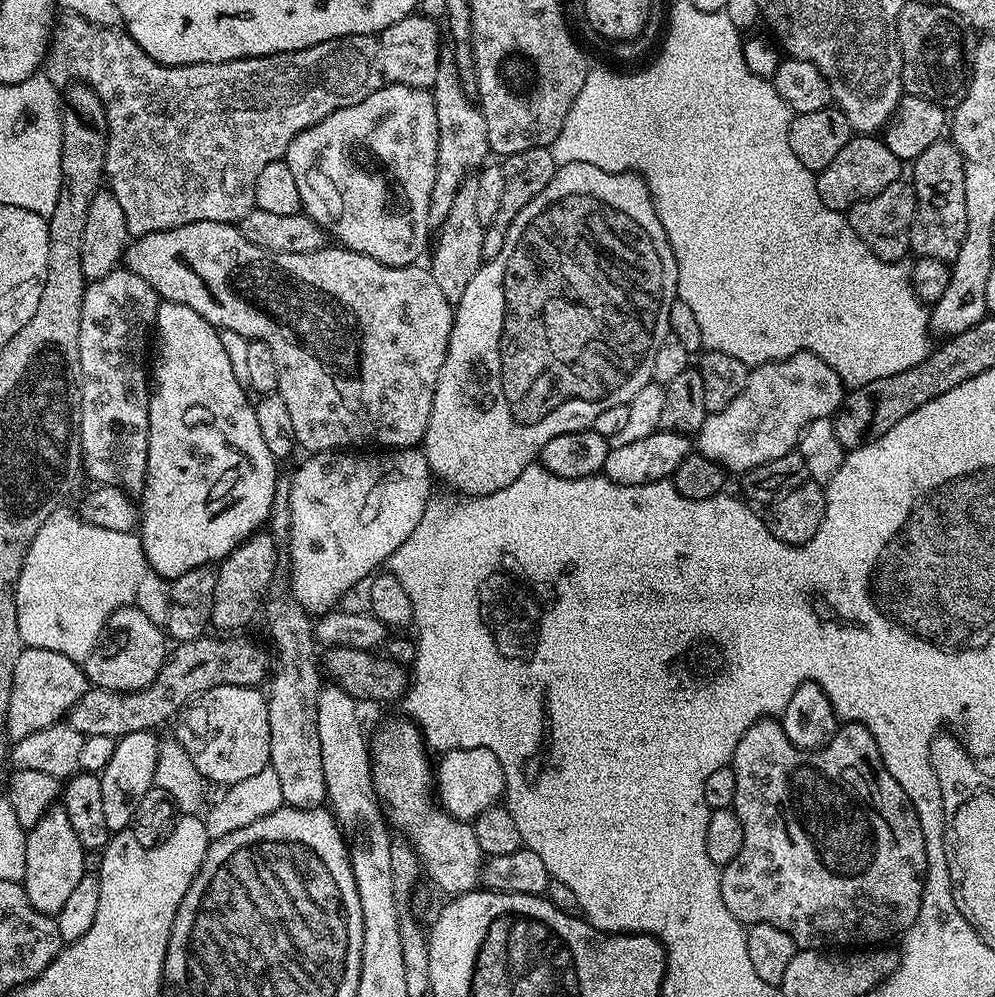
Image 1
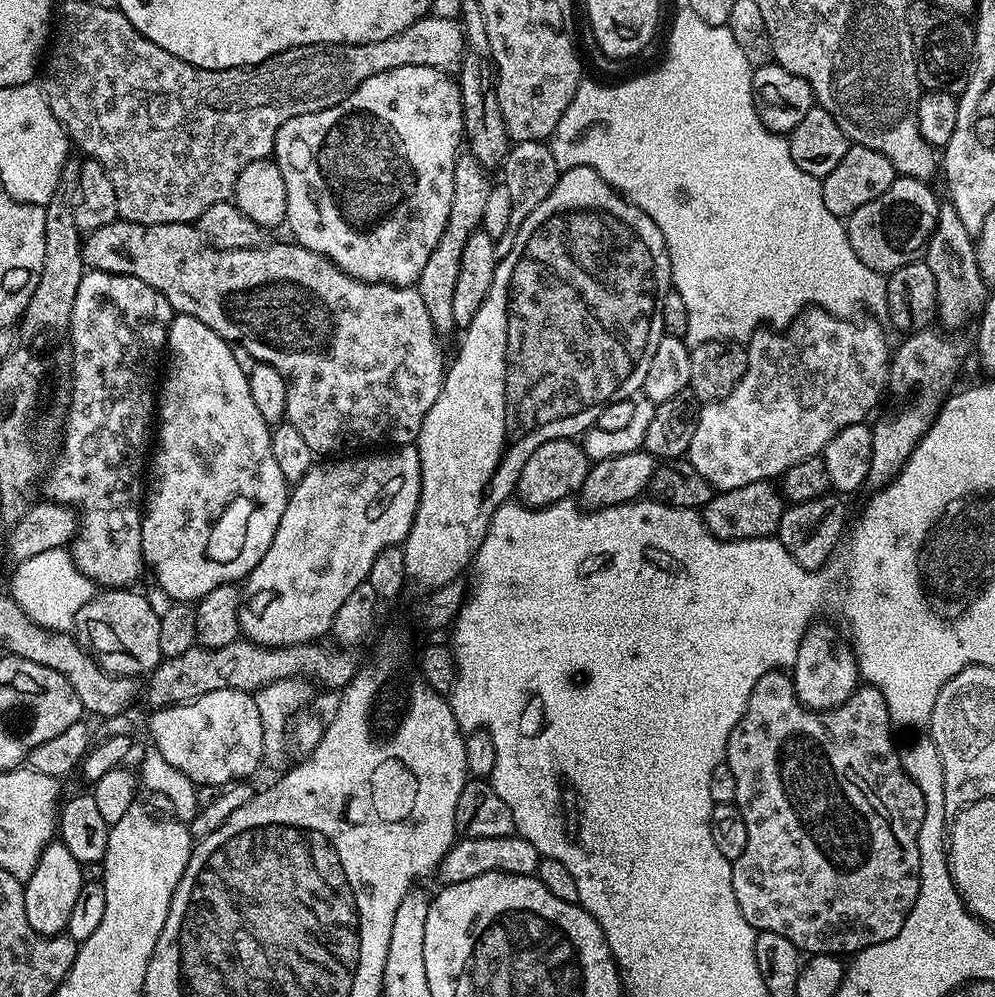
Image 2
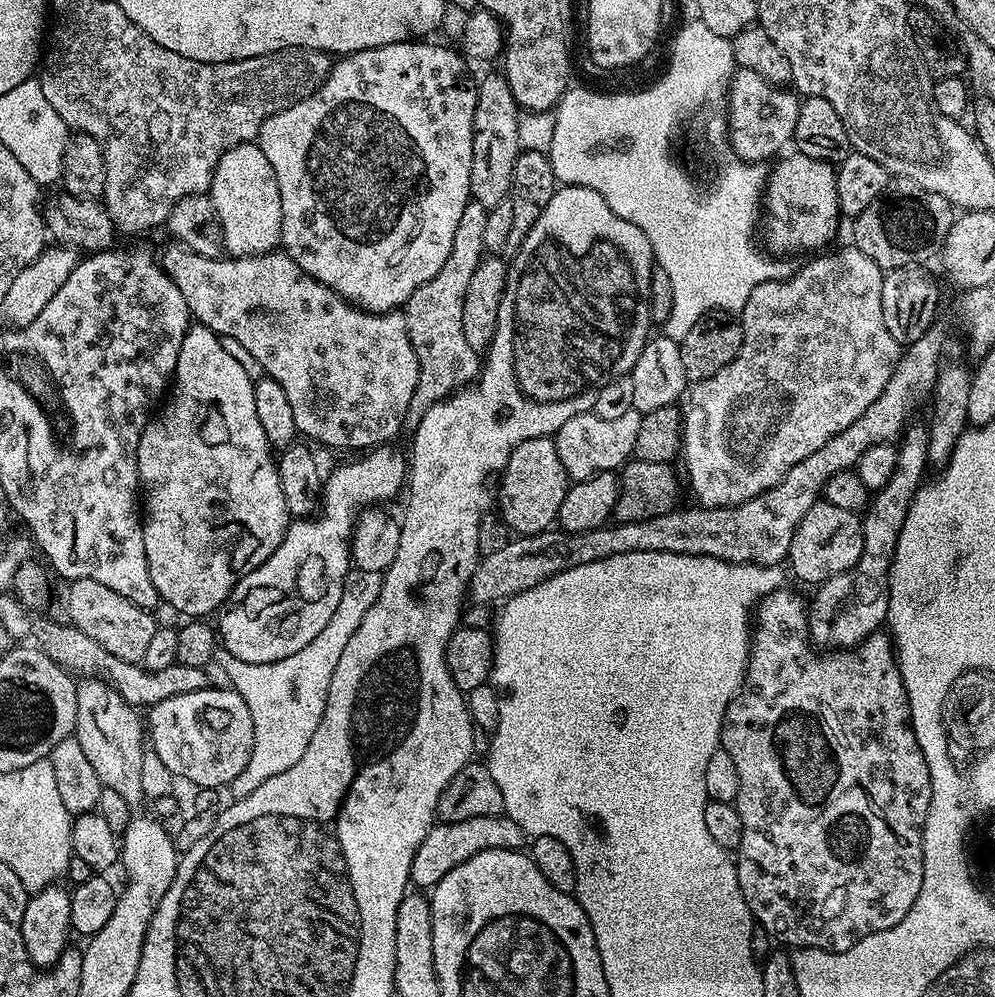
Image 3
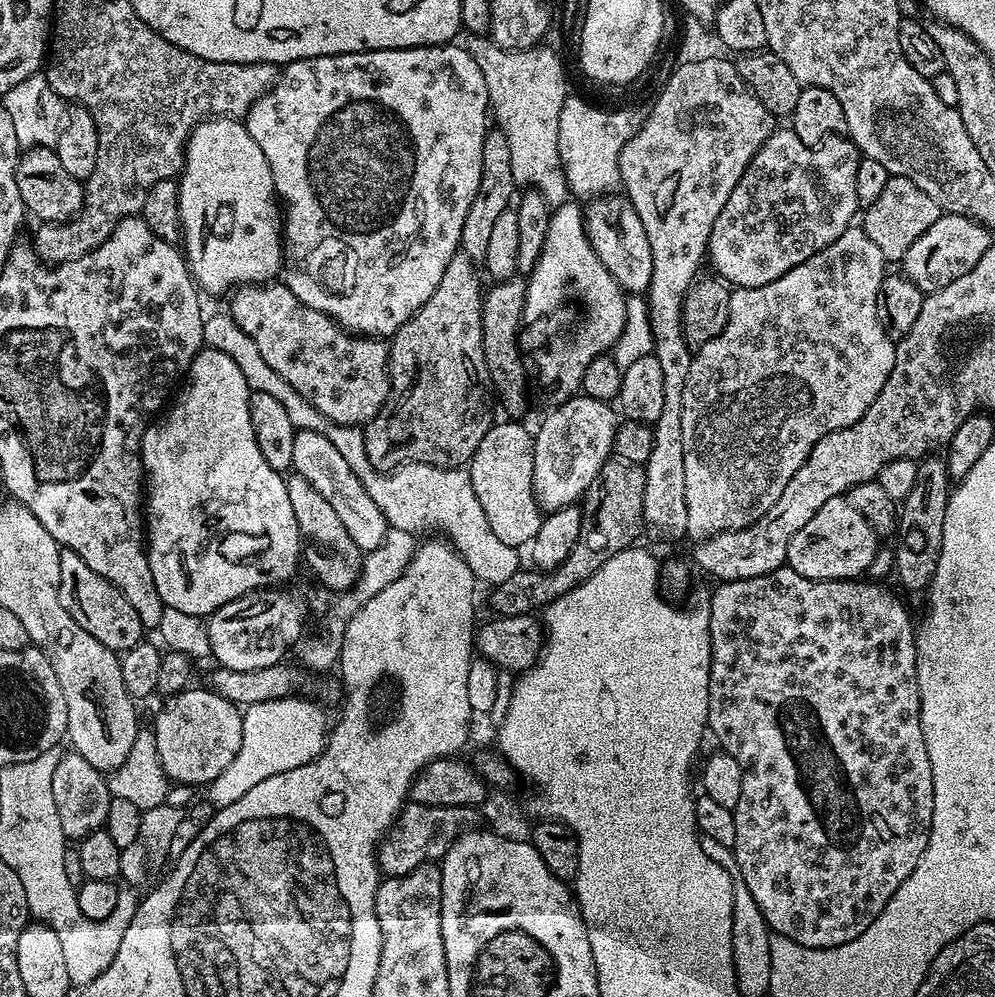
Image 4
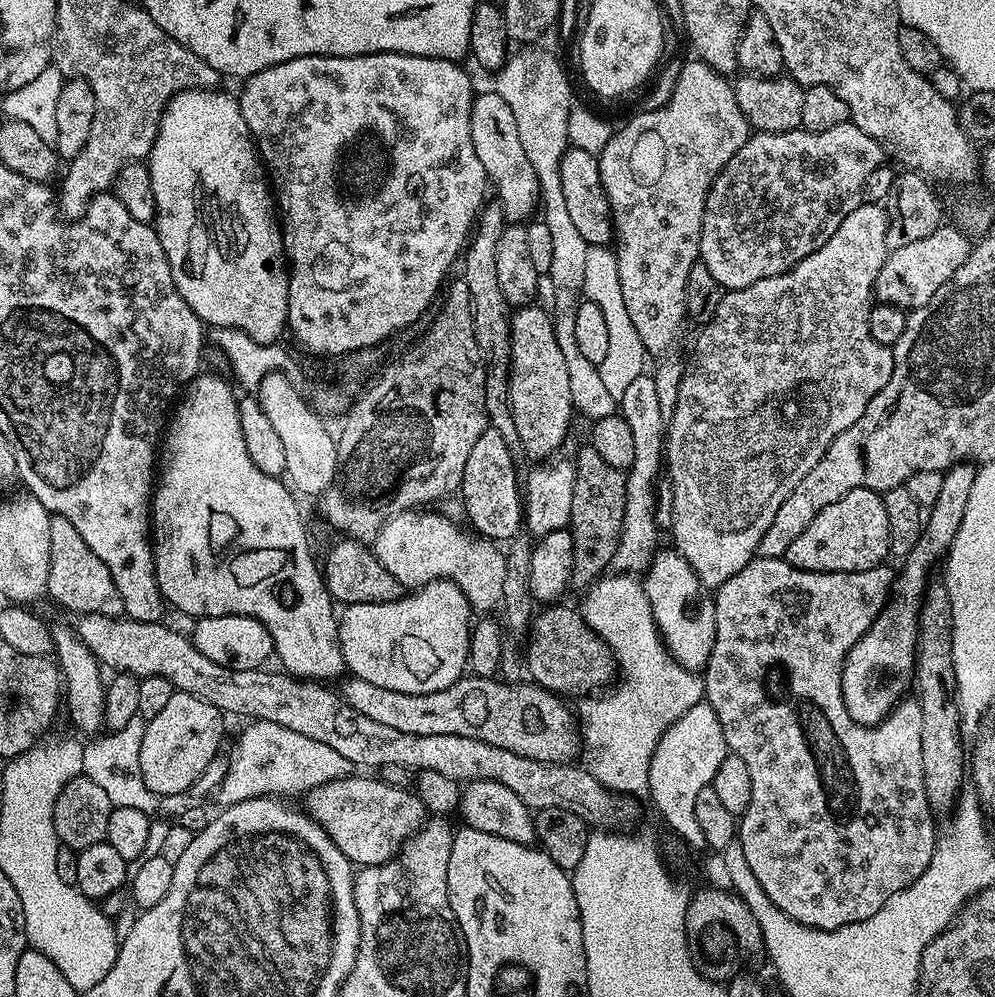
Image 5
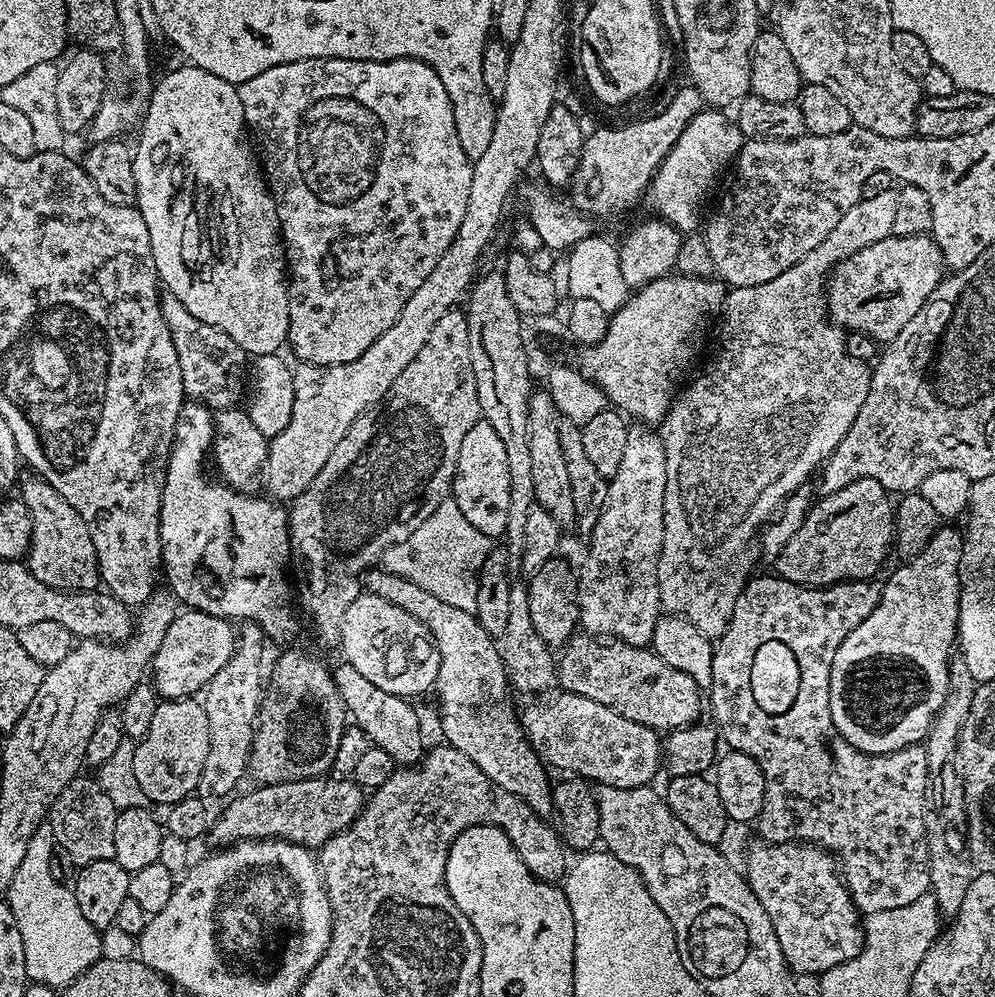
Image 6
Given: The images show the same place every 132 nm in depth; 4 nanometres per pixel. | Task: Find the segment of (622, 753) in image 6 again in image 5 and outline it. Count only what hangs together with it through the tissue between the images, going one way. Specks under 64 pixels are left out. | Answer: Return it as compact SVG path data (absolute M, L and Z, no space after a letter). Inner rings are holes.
M465 674L458 682L446 686L446 690L430 694L402 694L349 675L339 681L338 692L347 704L358 710L358 714L366 714L366 718L374 718L374 722L382 722L382 726L402 730L402 734L458 734L462 738L478 738L490 746L498 746L538 762L571 765L576 760L575 756L582 752L582 732L573 709L571 712L559 695L538 684L499 684L498 681L496 678Z

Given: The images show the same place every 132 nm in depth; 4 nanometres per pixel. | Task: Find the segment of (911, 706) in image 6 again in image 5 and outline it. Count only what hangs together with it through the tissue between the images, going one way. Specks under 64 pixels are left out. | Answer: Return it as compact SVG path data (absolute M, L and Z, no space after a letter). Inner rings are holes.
M965 462L955 464L944 473L942 491L938 494L938 502L934 502L934 506L927 509L924 533L922 538L918 538L918 546L914 546L914 550L910 550L910 554L903 557L901 564L904 565L901 566L900 572L898 568L898 575L894 580L894 591L888 604L880 612L880 617L872 624L865 636L852 647L846 658L842 670L842 698L846 702L846 710L850 714L850 718L854 718L854 722L871 726L888 719L893 708L900 703L902 697L907 693L904 691L907 690L908 683L909 686L913 683L916 675L916 635L918 634L920 601L924 598L924 589L930 583L928 575L931 574L936 559L938 559L938 564L941 557L952 547L954 534L958 534L958 526L962 526L962 517L966 515L966 502L970 502L970 486L974 486L976 469L975 463Z

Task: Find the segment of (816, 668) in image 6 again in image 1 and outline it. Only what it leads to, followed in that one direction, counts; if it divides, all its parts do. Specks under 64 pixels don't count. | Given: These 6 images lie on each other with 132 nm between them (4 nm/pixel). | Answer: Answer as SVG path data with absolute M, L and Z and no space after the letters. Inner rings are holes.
M761 718L750 725L746 734L742 734L742 742L738 742L730 766L734 770L736 783L732 808L738 814L738 822L742 822L742 850L738 850L738 858L734 858L734 862L723 865L720 893L726 910L730 910L730 914L734 914L741 925L778 926L778 930L786 930L786 934L794 938L797 949L800 950L860 950L865 946L883 945L891 936L899 937L908 931L914 918L918 918L918 910L922 906L924 875L928 869L926 842L916 811L906 798L902 786L894 782L894 774L886 770L882 754L878 750L878 742L874 742L867 724L845 723L825 748L807 752L805 748L794 746L794 742L786 738L784 727L775 719Z

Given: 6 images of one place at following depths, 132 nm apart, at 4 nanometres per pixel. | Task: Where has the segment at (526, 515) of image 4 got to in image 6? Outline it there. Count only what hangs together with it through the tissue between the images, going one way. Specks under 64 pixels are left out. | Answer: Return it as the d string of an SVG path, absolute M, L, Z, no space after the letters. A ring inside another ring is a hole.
M482 418L470 426L466 438L462 438L462 446L458 446L458 466L450 498L474 530L482 530L489 538L505 535L506 522L510 518L510 470L506 467L506 449L494 426Z

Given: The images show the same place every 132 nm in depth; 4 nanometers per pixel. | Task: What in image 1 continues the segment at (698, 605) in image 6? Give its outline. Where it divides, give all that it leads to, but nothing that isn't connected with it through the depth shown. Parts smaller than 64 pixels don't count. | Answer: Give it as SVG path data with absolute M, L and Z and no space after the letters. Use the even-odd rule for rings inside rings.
M799 352L785 360L755 365L748 373L742 394L738 394L730 406L713 412L704 419L704 424L694 437L695 447L706 458L723 464L729 473L749 472L754 466L774 462L774 458L782 458L782 454L793 451L800 443L800 431L818 418L835 414L845 395L846 385L840 375L813 352Z

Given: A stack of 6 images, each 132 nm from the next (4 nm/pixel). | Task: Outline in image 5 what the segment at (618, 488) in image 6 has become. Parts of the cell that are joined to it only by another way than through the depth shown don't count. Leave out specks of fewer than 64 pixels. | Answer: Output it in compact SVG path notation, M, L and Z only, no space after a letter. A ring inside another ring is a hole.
M643 374L634 379L626 389L626 394L618 402L618 414L626 418L630 431L634 437L634 462L626 470L628 481L626 482L626 514L622 522L622 534L618 542L618 550L614 550L611 571L616 574L640 574L652 563L652 558L658 551L656 544L656 497L657 485L652 485L652 480L659 481L662 476L662 465L666 460L666 418L662 414L662 406L658 406L658 390L654 387L654 375Z

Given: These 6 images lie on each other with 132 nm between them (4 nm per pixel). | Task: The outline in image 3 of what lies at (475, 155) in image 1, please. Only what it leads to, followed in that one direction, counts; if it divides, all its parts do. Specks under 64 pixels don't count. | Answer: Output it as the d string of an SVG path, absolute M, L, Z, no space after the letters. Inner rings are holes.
M470 202L466 210L462 210L458 230L454 230L450 258L446 258L442 270L438 270L430 282L422 282L422 286L410 294L408 303L403 305L406 330L410 334L414 354L418 354L418 384L408 407L409 421L419 420L427 408L451 396L453 392L469 387L480 375L482 356L470 350L466 343L466 334L462 331L462 306L466 302L470 278L486 255L484 233L487 217L488 209L475 202Z

